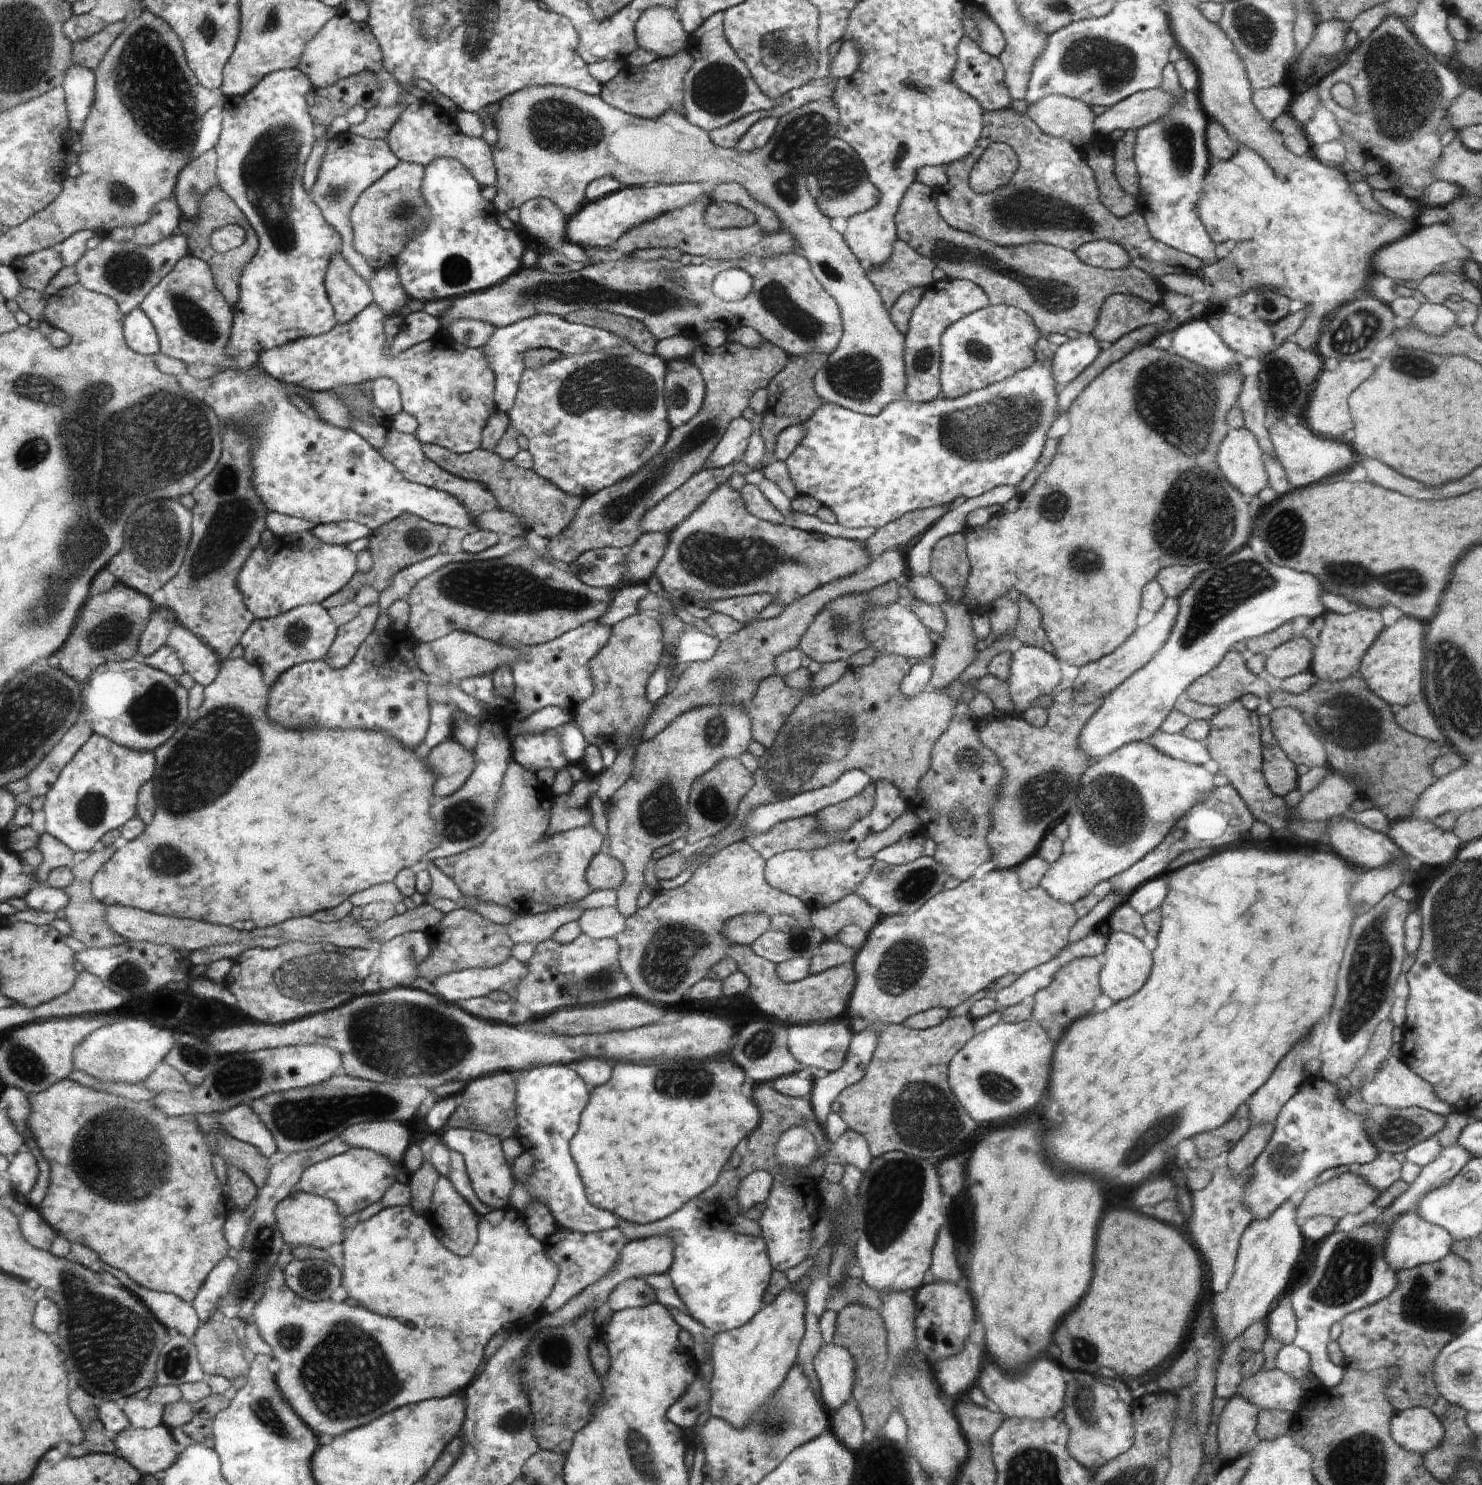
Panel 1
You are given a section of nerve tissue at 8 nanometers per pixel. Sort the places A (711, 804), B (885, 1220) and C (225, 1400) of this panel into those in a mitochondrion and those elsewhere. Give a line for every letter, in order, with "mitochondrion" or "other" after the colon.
A: mitochondrion
B: mitochondrion
C: other

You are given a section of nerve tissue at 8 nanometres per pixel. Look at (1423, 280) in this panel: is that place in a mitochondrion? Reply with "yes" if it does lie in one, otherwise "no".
no

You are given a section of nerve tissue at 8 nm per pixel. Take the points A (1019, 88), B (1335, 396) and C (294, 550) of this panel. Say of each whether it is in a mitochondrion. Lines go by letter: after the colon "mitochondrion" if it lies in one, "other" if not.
A: other
B: other
C: other

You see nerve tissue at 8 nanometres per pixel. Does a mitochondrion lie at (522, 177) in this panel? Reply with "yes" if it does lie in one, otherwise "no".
no

